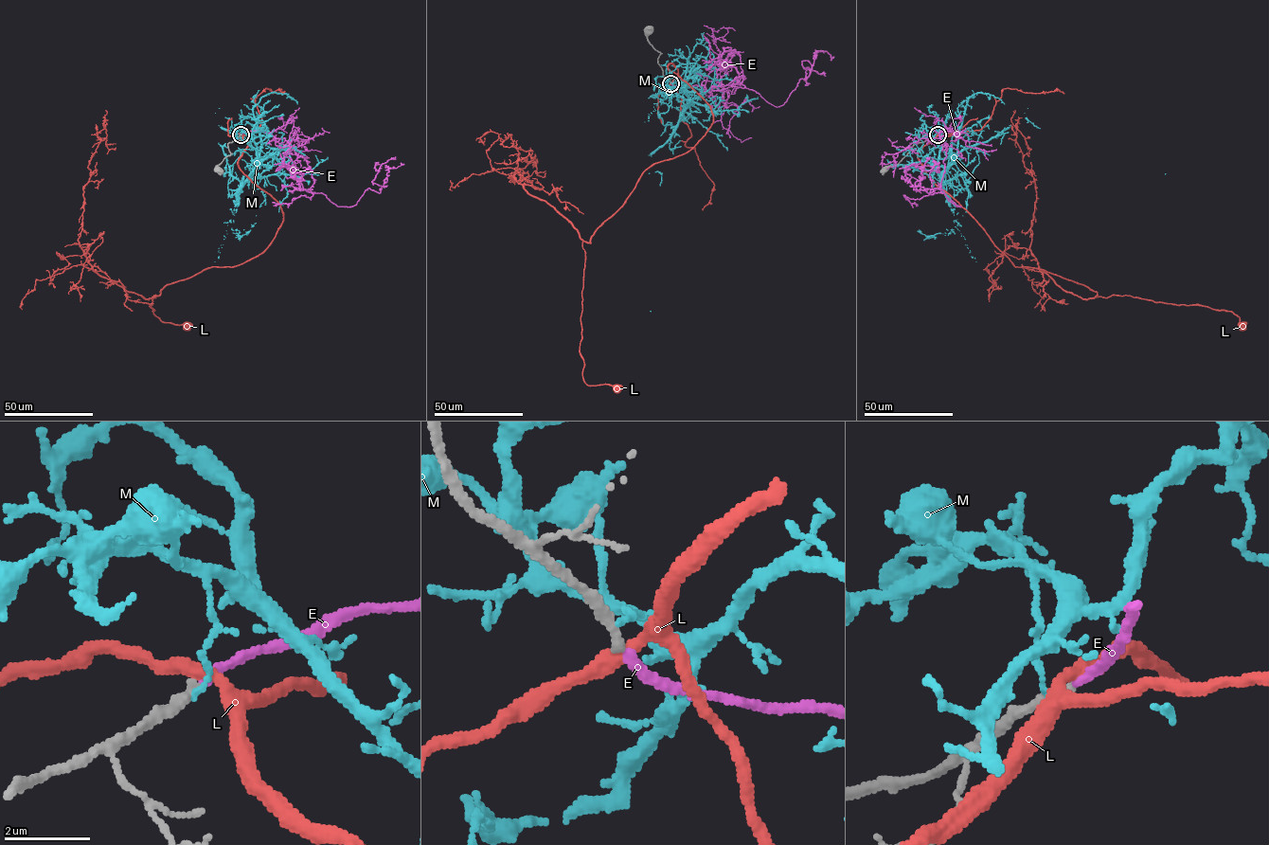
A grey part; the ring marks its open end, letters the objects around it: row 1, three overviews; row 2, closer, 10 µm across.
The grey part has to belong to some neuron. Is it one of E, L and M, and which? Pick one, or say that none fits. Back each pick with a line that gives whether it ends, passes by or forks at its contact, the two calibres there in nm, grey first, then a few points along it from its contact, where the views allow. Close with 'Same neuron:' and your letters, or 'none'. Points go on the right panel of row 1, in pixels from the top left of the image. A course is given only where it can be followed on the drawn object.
E: It ends there. Thickness 200 nm (grey) against 220 nm. Its course: (938, 134), (941, 131), (946, 149), (940, 191), (961, 206), (942, 189), (928, 192), (915, 184), (930, 156)
Same neuron: E

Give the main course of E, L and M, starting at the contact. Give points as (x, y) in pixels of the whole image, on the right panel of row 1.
E: (938, 134), (941, 131), (946, 149), (940, 191), (961, 206), (942, 189), (928, 192), (915, 184), (930, 156)
L: (938, 134), (918, 153), (925, 172), (1015, 266), (1056, 274), (1097, 296), (1232, 312), (1242, 325)
M: (937, 135), (940, 177), (965, 149), (1025, 118), (1165, 173)

